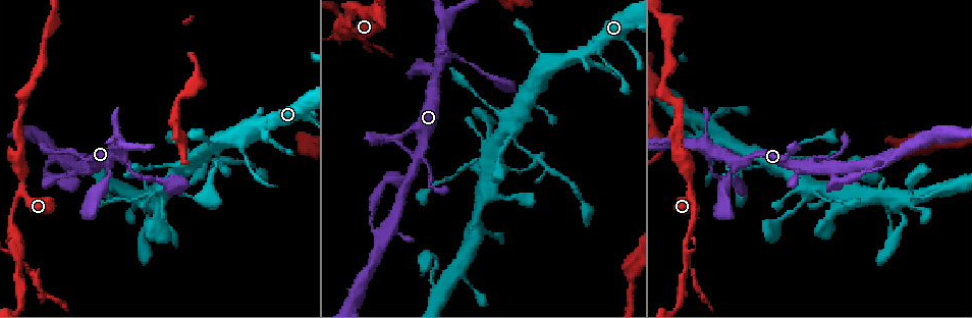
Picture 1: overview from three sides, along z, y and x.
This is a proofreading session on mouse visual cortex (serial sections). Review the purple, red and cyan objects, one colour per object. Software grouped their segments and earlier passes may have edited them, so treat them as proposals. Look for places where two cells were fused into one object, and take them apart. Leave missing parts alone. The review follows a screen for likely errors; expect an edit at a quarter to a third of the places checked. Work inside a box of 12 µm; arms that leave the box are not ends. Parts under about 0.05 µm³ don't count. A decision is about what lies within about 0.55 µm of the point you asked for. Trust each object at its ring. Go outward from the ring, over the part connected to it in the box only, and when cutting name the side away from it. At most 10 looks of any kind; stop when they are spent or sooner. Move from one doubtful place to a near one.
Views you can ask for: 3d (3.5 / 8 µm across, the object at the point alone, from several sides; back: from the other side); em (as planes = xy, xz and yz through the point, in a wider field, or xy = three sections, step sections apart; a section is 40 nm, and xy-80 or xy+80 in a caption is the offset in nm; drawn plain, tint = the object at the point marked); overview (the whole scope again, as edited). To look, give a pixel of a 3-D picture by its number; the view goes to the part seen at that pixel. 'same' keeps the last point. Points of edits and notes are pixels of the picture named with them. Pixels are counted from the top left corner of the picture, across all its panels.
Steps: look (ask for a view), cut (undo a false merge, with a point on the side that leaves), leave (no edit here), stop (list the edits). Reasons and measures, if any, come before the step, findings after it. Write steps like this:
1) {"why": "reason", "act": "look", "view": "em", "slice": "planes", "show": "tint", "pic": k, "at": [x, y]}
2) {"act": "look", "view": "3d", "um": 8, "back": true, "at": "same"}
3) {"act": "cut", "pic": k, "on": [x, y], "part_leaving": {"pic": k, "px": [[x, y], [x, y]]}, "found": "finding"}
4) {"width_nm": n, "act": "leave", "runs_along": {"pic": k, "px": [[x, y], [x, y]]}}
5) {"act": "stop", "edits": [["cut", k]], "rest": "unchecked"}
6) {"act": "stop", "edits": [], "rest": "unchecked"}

{"why": "abrupt turn", "act": "look", "view": "3d", "um": 3.5, "pic": 1, "at": [22, 185]}

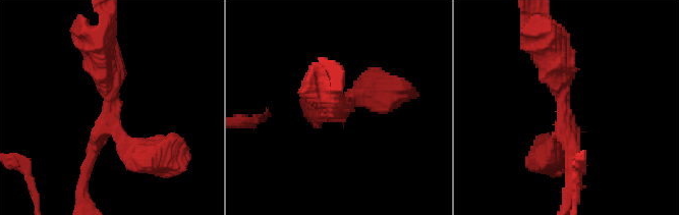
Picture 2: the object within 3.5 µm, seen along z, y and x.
{"arms": 3, "arm_widths_nm": [200, 350, 450], "why": "need the tissue", "act": "look", "view": "em", "slice": "xy", "step": 2, "show": "tint", "pic": 2, "at": [561, 105]}

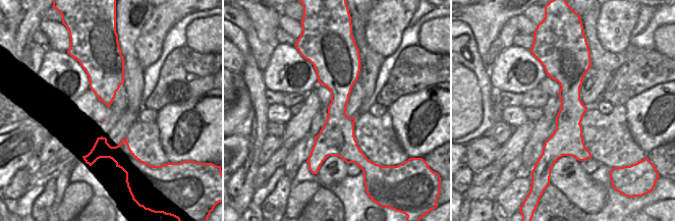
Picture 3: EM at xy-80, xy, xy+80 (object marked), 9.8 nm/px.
{"act": "leave", "runs_along": {"pic": 2, "px": [[145, 158], [114, 126], [98, 42]]}, "found": "continuous, no second cell"}

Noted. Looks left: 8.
{"why": "thick turns thin", "act": "look", "view": "3d", "um": 3.5, "back": true, "pic": 1, "at": [587, 49]}

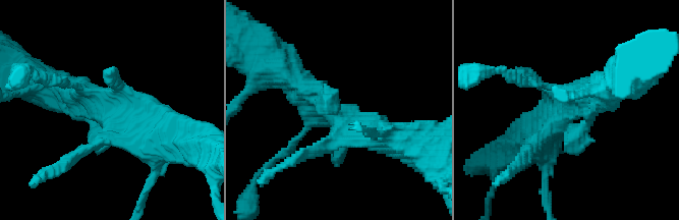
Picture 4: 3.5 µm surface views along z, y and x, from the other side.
{"act": "leave", "runs_along": {"pic": 4, "px": [[291, 76], [332, 113], [397, 139]]}, "found": "continuous, no second cell"}

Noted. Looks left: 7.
{"why": "thin neck", "act": "look", "view": "3d", "um": 8, "pic": 1, "at": [799, 157]}

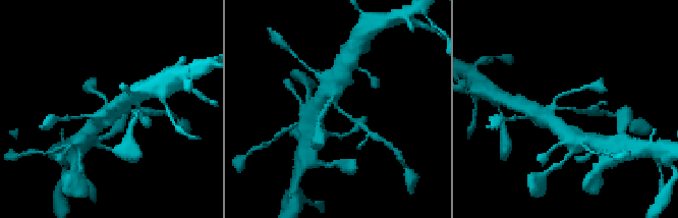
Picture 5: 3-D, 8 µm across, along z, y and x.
{"act": "look", "view": "3d", "um": 3.5, "back": true, "pic": 5, "at": [337, 107]}

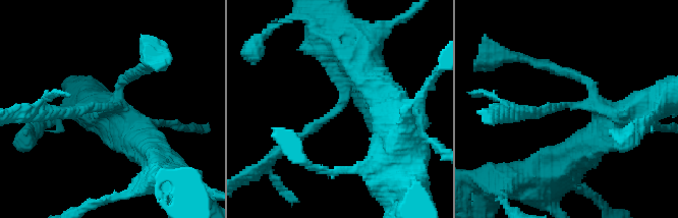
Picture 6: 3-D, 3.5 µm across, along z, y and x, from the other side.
{"arm_widths_nm": [150, 500], "why": "now the EM", "act": "look", "view": "em", "slice": "xy", "step": 3, "show": "tint", "pic": 6, "at": [110, 104]}

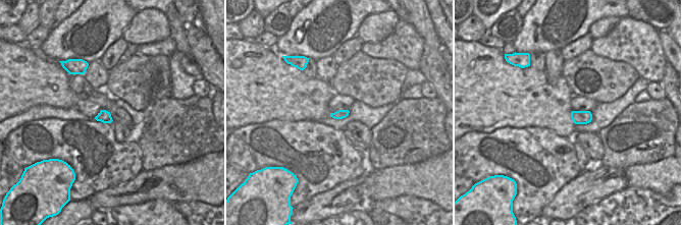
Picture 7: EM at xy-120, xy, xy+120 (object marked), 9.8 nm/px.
{"act": "leave", "runs_along": {"pic": 6, "px": [[350, 55], [341, 105], [282, 149]]}, "found": "continuous, no second cell"}

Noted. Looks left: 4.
{"why": "looks like a crossing", "act": "look", "view": "em", "slice": "xy", "step": 5, "show": "tint", "pic": 1, "at": [19, 260]}

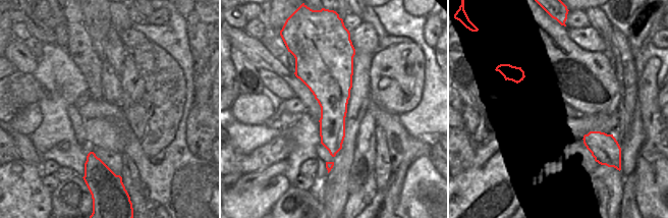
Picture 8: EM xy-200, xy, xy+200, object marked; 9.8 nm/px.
{"why": "wider look", "act": "look", "view": "3d", "um": 3.5, "at": "same"}

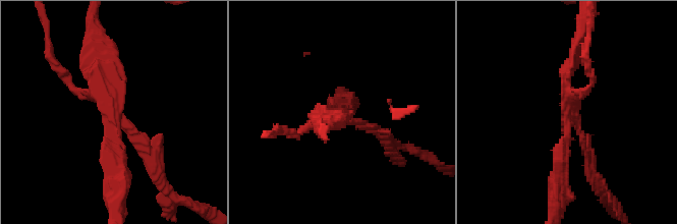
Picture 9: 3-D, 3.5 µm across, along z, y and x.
{"arms": 4, "act": "cut", "pic": 9, "on": [143, 147], "part_leaving": {"pic": 9, "px": [[121, 119], [143, 141], [171, 197]]}, "found": "a second cell is stuck on"}

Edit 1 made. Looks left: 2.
{"act": "stop", "edits": [["cut", 9]], "rest": "unchecked"}

